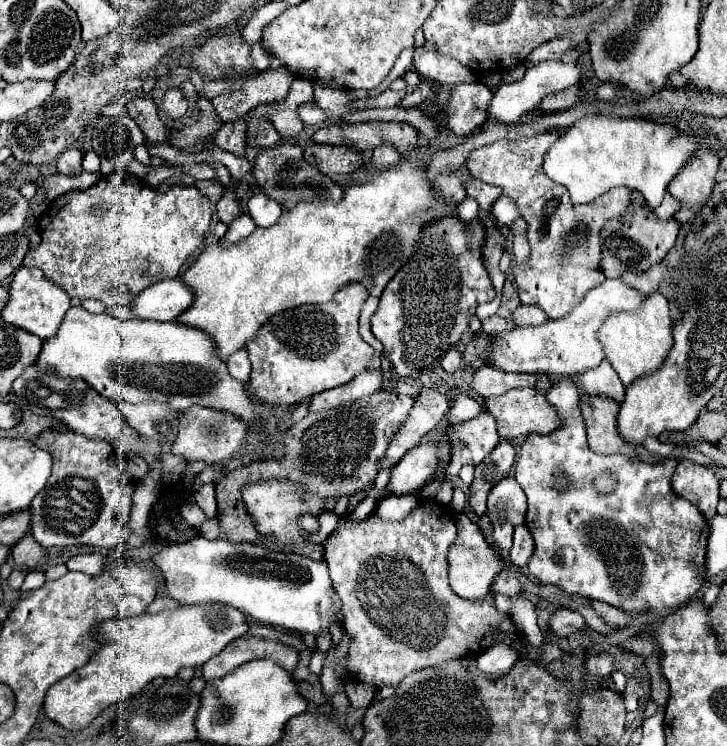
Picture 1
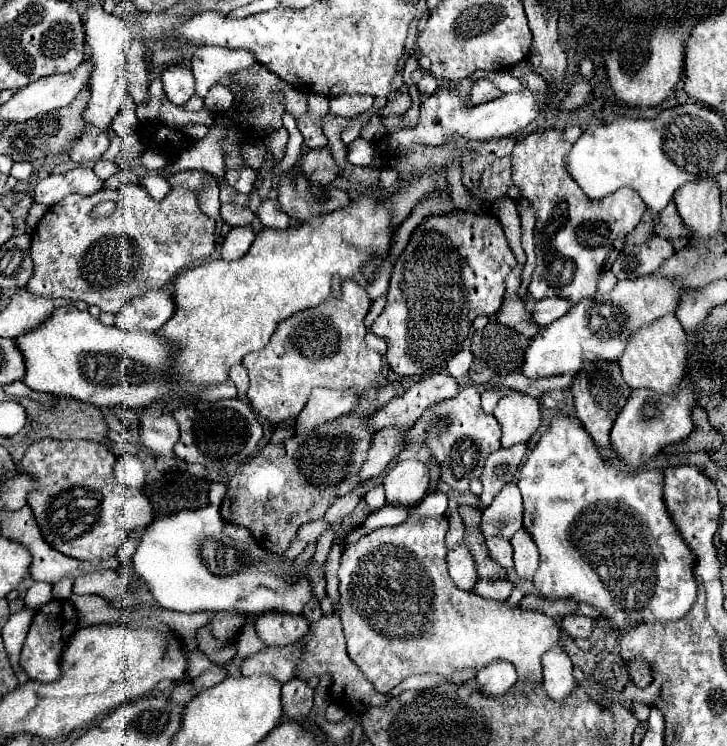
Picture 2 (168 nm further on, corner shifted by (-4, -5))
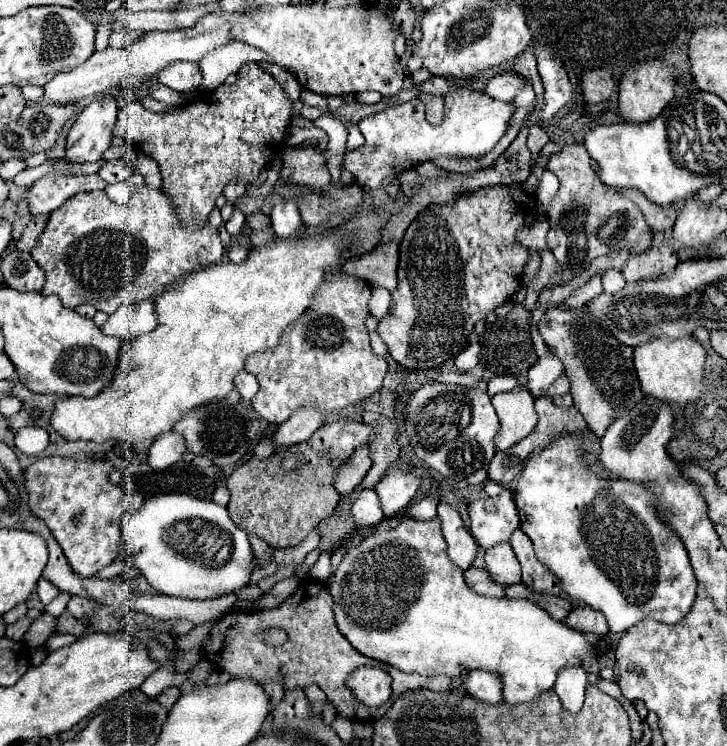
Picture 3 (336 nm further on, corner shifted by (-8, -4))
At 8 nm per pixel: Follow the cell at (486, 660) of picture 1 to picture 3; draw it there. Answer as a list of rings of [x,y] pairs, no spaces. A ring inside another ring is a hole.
[[[470,671],[464,679],[462,679],[462,689],[484,703],[496,705],[502,701],[502,685],[500,685],[500,677],[496,677],[494,673],[488,671]]]

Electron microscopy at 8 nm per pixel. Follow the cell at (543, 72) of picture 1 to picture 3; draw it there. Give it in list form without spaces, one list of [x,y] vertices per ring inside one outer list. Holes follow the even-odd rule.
[[[452,91],[446,97],[444,121],[430,125],[424,119],[424,103],[414,97],[402,105],[392,105],[358,123],[366,143],[354,151],[346,151],[342,167],[366,189],[378,189],[386,177],[394,177],[420,163],[440,157],[482,157],[494,149],[514,113],[512,103],[496,101],[478,91]]]

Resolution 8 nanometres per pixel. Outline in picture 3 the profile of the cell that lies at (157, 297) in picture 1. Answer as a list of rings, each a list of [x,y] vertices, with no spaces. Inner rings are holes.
[[[140,301],[134,305],[122,305],[108,321],[100,327],[104,335],[120,337],[122,341],[136,339],[138,335],[150,333],[156,327],[156,313],[152,301]]]

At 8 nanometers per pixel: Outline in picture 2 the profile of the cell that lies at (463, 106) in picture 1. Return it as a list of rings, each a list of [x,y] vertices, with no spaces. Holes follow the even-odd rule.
[[[486,78],[474,82],[472,90],[470,90],[470,98],[468,98],[468,106],[478,106],[478,104],[484,104],[484,102],[490,102],[490,100],[496,100],[500,98],[500,90],[488,82]]]

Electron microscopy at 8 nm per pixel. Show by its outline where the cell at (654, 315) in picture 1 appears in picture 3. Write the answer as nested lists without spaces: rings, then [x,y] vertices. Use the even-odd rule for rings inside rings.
[[[690,335],[674,341],[652,339],[634,349],[634,367],[642,391],[664,403],[688,405],[704,395],[704,359],[704,347]]]

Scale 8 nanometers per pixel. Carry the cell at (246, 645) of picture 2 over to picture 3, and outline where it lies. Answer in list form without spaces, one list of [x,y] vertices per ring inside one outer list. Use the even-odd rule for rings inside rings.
[[[302,579],[304,583],[298,585],[298,589],[276,609],[268,611],[252,611],[252,613],[240,613],[232,611],[226,613],[208,633],[204,641],[204,653],[210,661],[214,661],[220,669],[230,673],[232,679],[252,679],[260,685],[268,685],[276,673],[280,675],[280,681],[284,683],[284,689],[294,687],[306,687],[316,683],[326,695],[330,705],[336,709],[340,717],[352,719],[352,721],[376,721],[384,715],[392,699],[380,707],[364,707],[354,693],[344,685],[350,671],[362,665],[380,667],[390,671],[392,675],[392,689],[396,691],[408,691],[408,689],[424,689],[428,687],[428,677],[416,675],[416,673],[402,673],[382,661],[364,657],[358,653],[348,639],[338,631],[334,623],[332,613],[332,595],[328,591],[326,583],[314,583],[314,579]],[[278,627],[288,633],[288,641],[280,647],[270,647],[260,639],[260,633]]]

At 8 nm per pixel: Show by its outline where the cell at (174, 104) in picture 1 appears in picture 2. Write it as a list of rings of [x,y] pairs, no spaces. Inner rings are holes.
[[[184,64],[168,66],[160,78],[164,84],[164,92],[172,104],[184,106],[192,98],[194,76],[192,76],[192,70],[188,66],[184,66]]]

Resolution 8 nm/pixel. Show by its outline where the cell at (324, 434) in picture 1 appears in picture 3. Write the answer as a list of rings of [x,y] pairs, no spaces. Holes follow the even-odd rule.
[[[336,421],[330,425],[322,425],[308,441],[292,445],[288,449],[280,449],[268,459],[256,459],[256,457],[248,459],[226,481],[226,487],[230,491],[230,503],[226,509],[230,513],[232,523],[244,529],[248,535],[264,539],[270,547],[296,547],[324,517],[334,513],[340,495],[332,485],[332,473],[338,469],[338,465],[344,463],[344,459],[352,455],[356,447],[366,445],[368,439],[370,439],[370,427],[366,427],[364,423]]]

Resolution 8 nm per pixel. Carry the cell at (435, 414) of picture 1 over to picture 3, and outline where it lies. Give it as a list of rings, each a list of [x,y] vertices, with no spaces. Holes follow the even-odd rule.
[[[360,447],[352,453],[352,457],[348,457],[340,469],[334,473],[332,481],[334,481],[334,489],[340,493],[340,497],[352,493],[352,489],[356,489],[356,485],[364,479],[364,475],[368,473],[372,465],[372,459],[368,457],[368,447]]]

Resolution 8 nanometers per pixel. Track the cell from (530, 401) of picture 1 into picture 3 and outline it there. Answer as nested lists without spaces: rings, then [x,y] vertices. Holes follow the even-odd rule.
[[[518,387],[514,391],[496,393],[492,405],[500,419],[500,433],[494,437],[498,451],[506,451],[512,443],[518,443],[534,431],[538,415],[534,411],[534,397],[528,389]]]

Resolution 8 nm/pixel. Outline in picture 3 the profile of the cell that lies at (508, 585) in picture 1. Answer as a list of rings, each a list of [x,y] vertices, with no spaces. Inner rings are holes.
[[[468,567],[464,571],[464,579],[466,585],[476,591],[478,595],[486,595],[486,597],[504,597],[504,589],[502,585],[496,585],[496,581],[492,581],[488,577],[486,569],[478,569],[478,567]]]

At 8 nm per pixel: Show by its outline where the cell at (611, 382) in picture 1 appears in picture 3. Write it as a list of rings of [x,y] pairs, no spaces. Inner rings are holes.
[[[562,375],[562,377],[558,377],[552,385],[550,385],[550,389],[548,389],[548,397],[556,397],[556,395],[566,395],[570,391],[570,383],[568,383],[568,377],[566,375]]]

